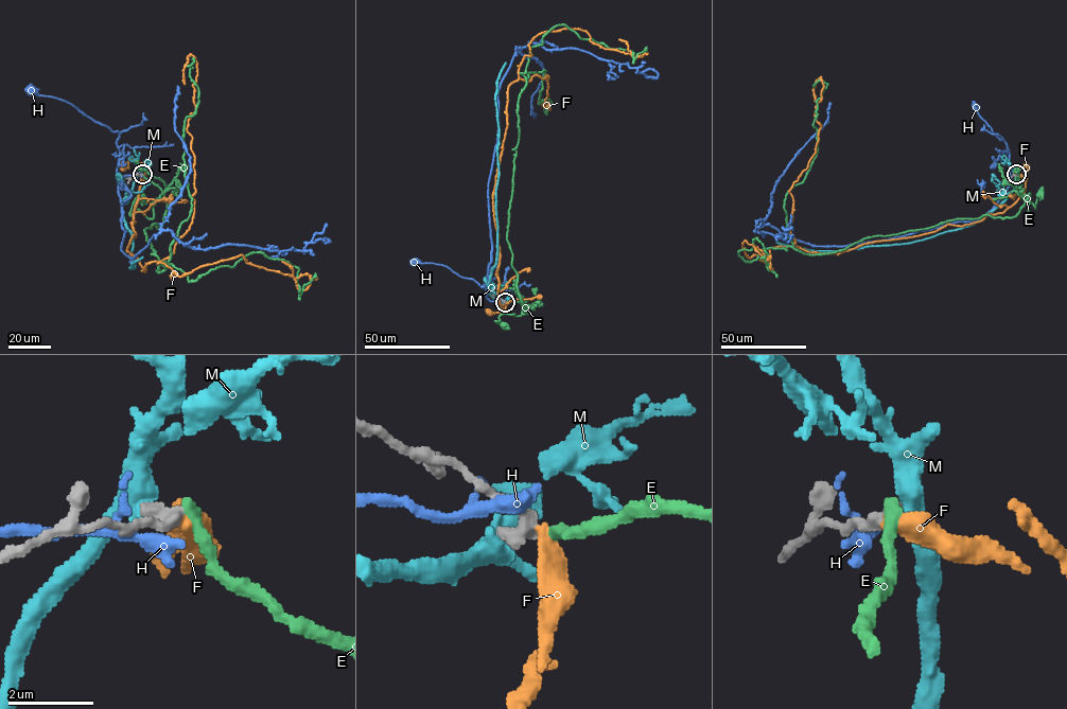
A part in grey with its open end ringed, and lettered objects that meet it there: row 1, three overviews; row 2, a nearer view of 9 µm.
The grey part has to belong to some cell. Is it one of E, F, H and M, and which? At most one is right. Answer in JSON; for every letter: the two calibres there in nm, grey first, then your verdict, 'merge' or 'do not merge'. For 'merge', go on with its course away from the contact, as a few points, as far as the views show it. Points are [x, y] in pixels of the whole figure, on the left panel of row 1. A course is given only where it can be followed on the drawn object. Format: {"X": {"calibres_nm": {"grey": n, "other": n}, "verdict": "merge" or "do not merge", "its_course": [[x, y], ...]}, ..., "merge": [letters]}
{"E": {"calibres_nm": {"grey": 440, "other": 340}, "verdict": "merge", "its_course": [[142, 174], [162, 194], [162, 199], [154, 201], [152, 218], [136, 209], [130, 214], [133, 204], [140, 199]]}, "F": {"calibres_nm": {"grey": 440, "other": 400}, "verdict": "do not merge"}, "H": {"calibres_nm": {"grey": 440, "other": 440}, "verdict": "do not merge"}, "M": {"calibres_nm": {"grey": 400, "other": 440}, "verdict": "do not merge"}, "merge": ["E"]}

